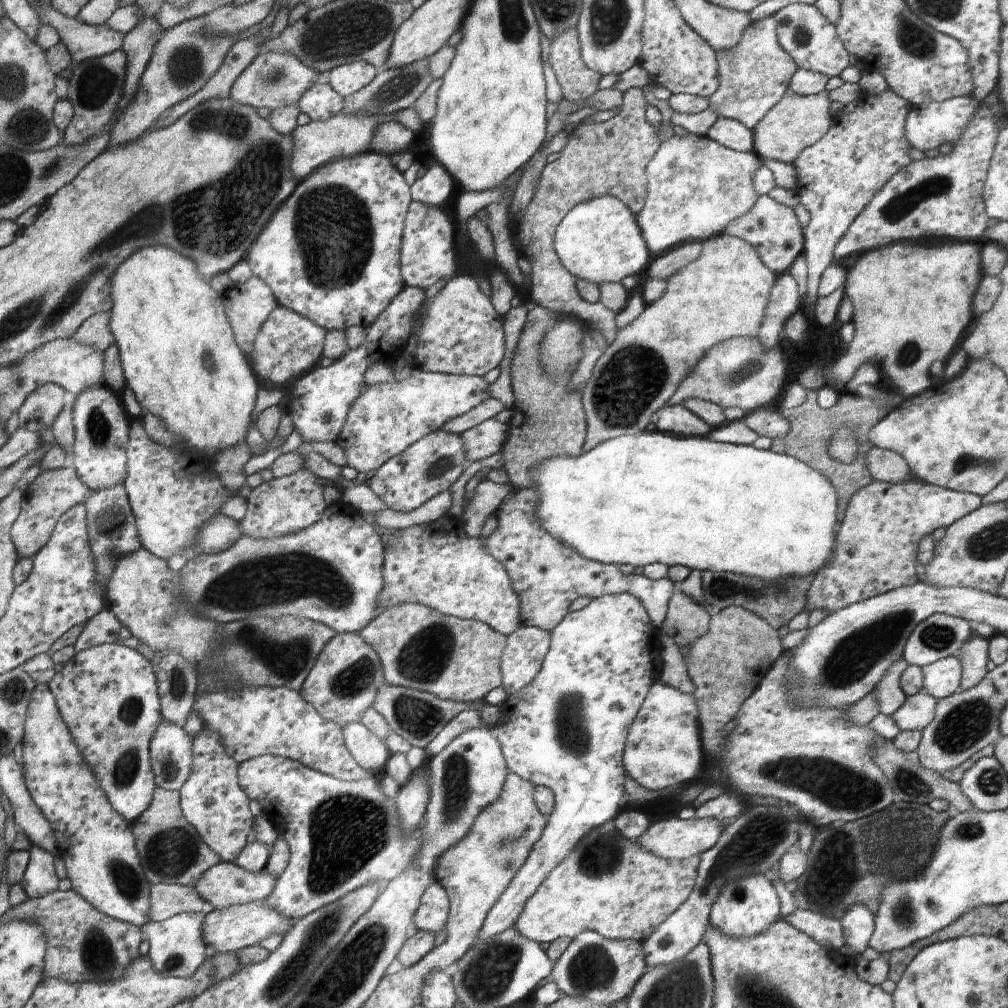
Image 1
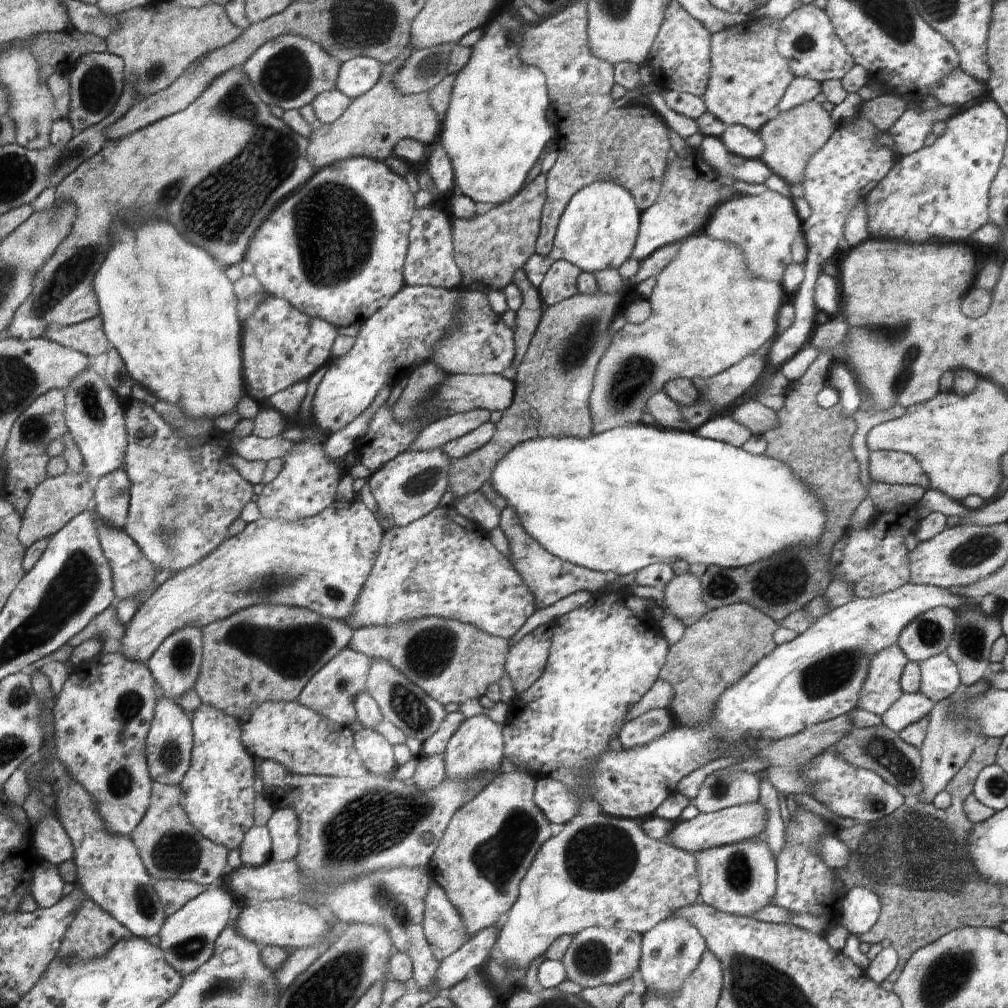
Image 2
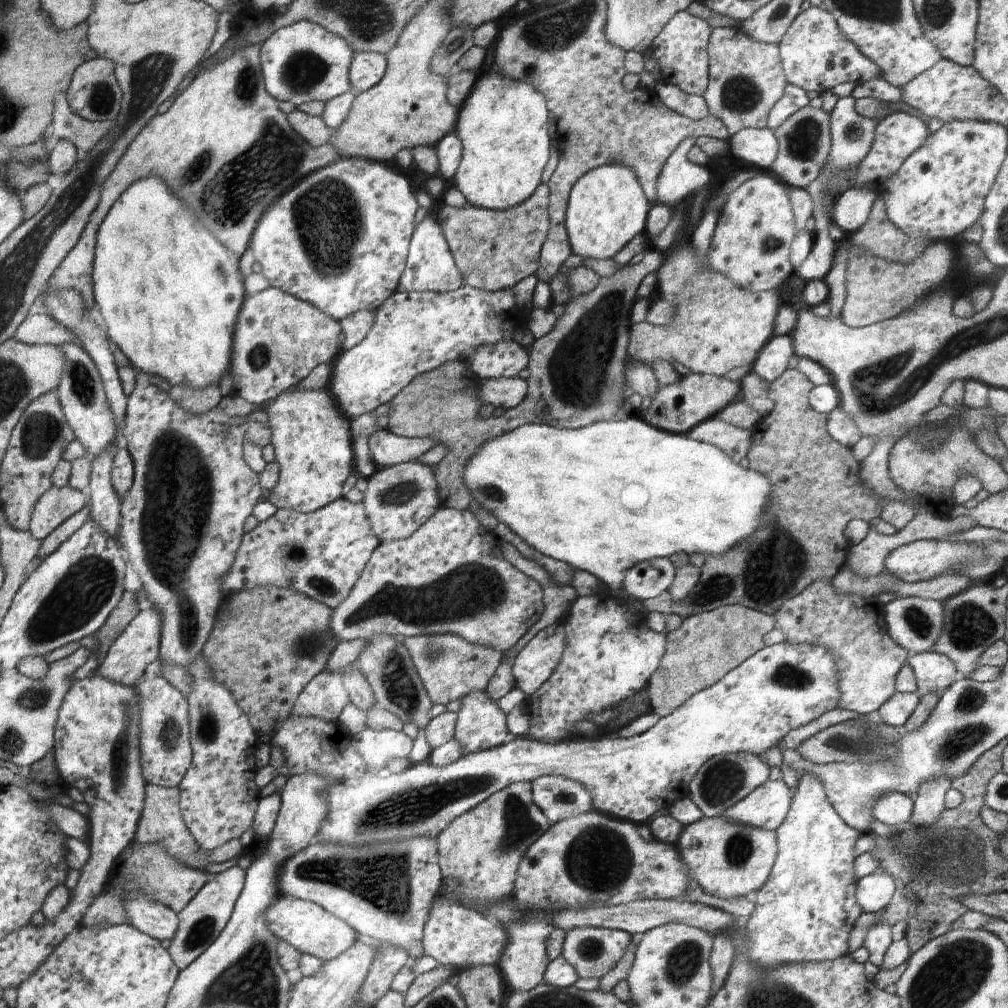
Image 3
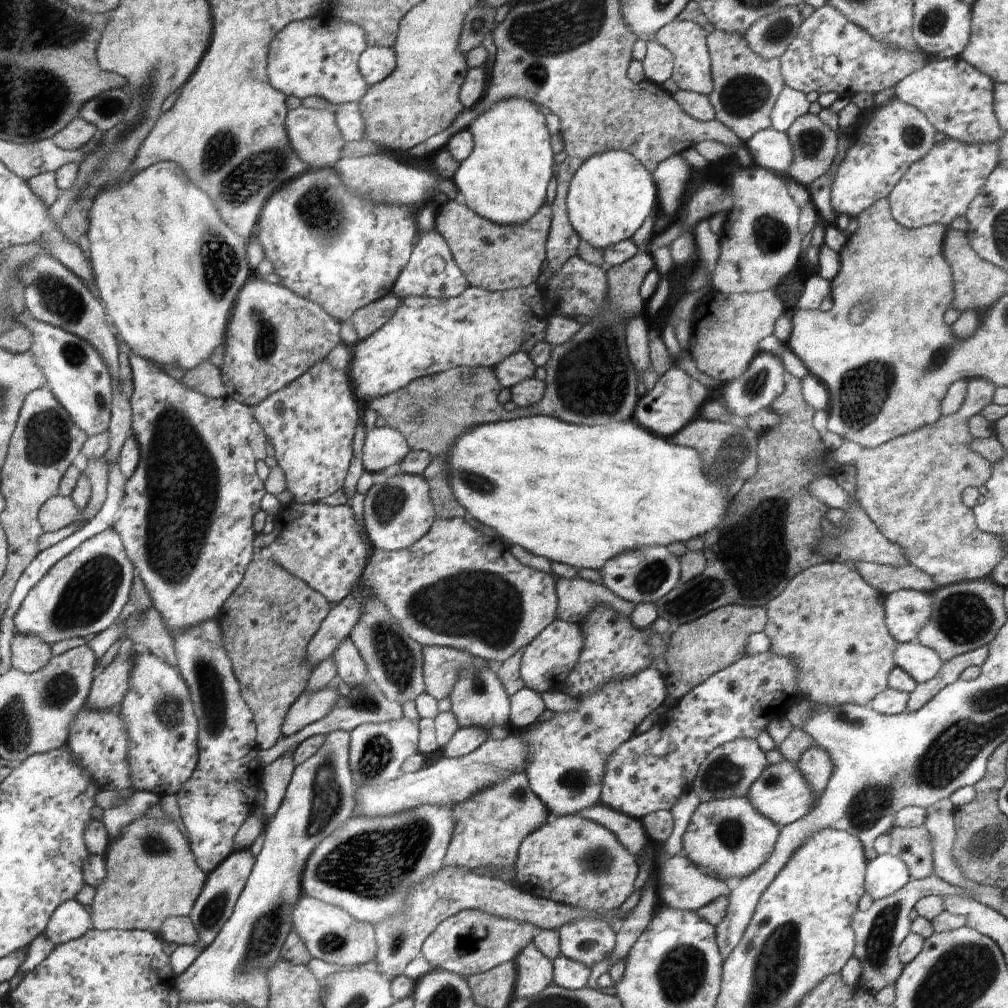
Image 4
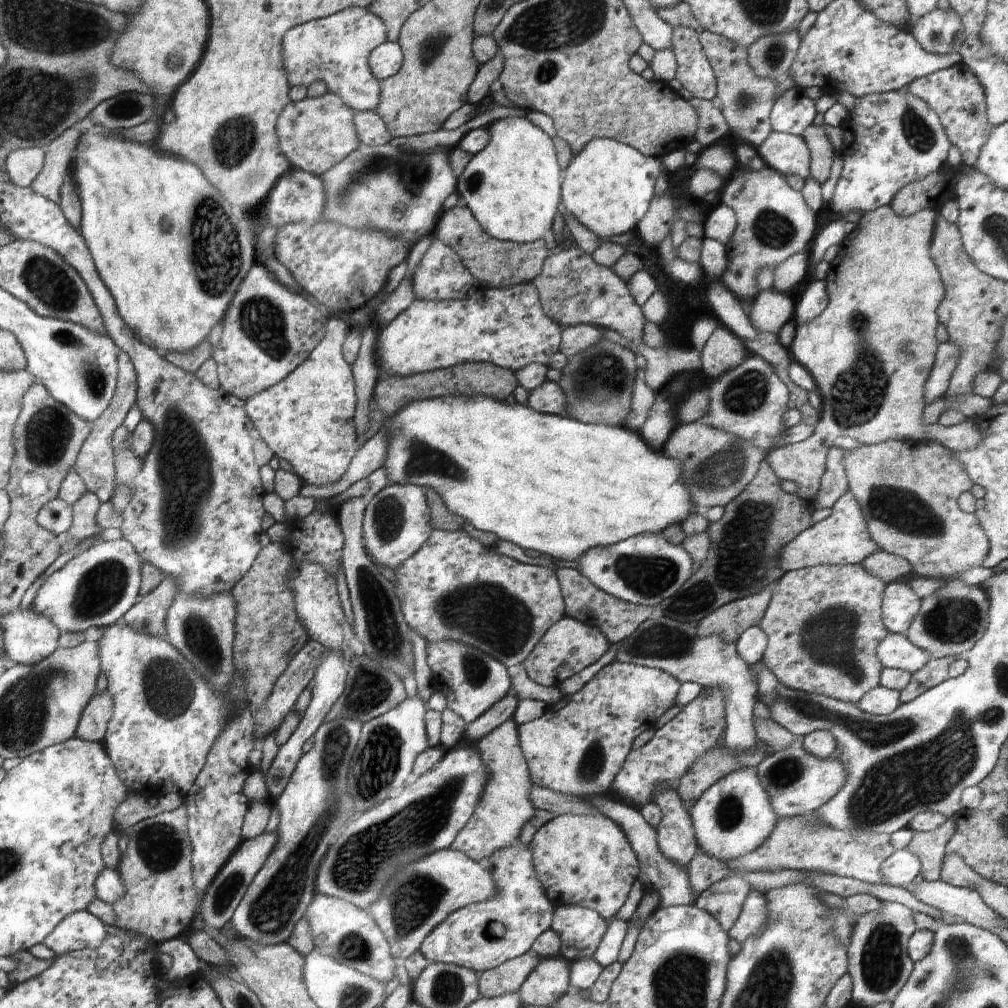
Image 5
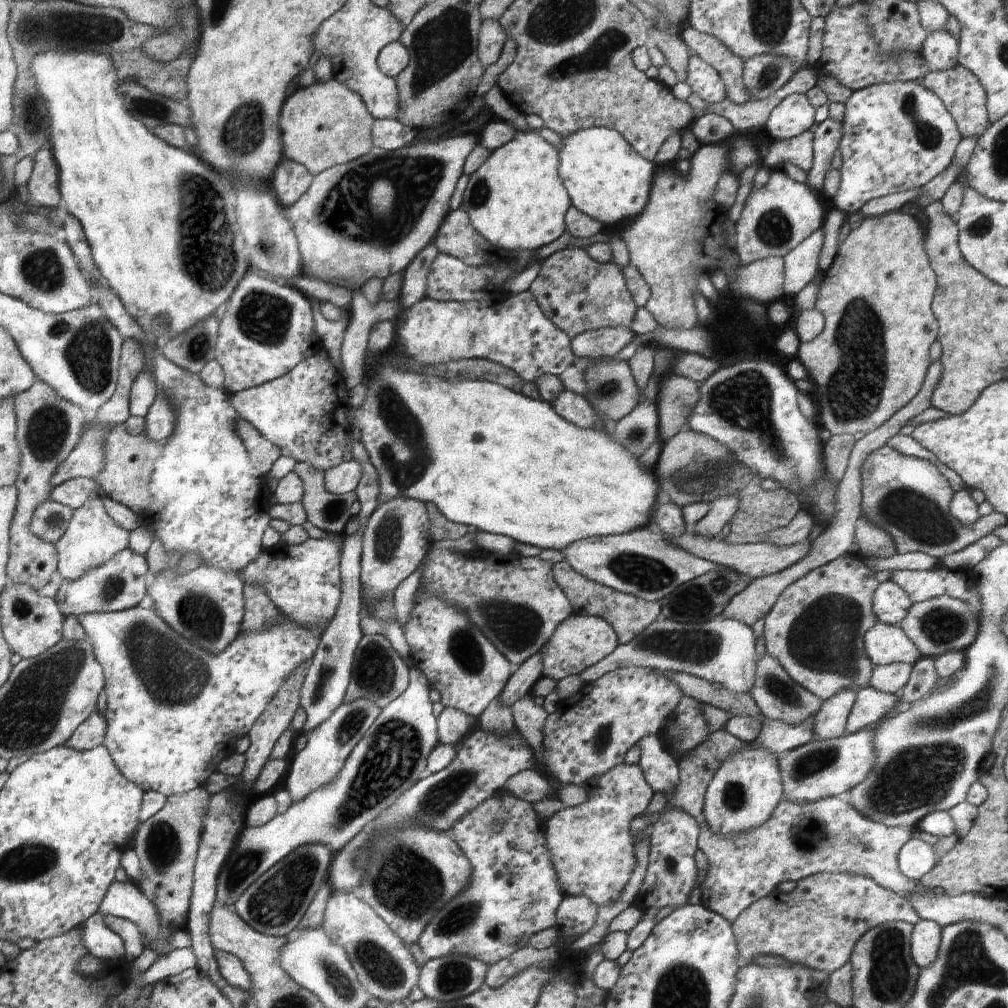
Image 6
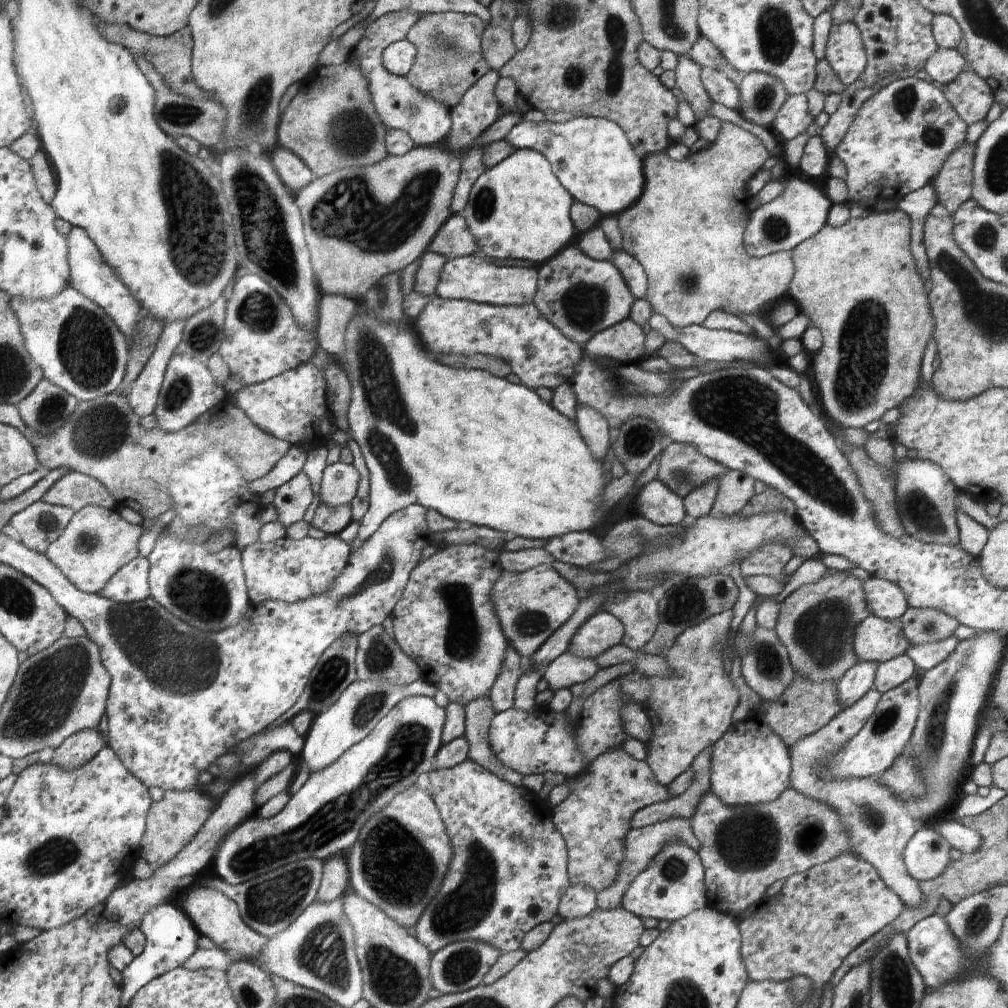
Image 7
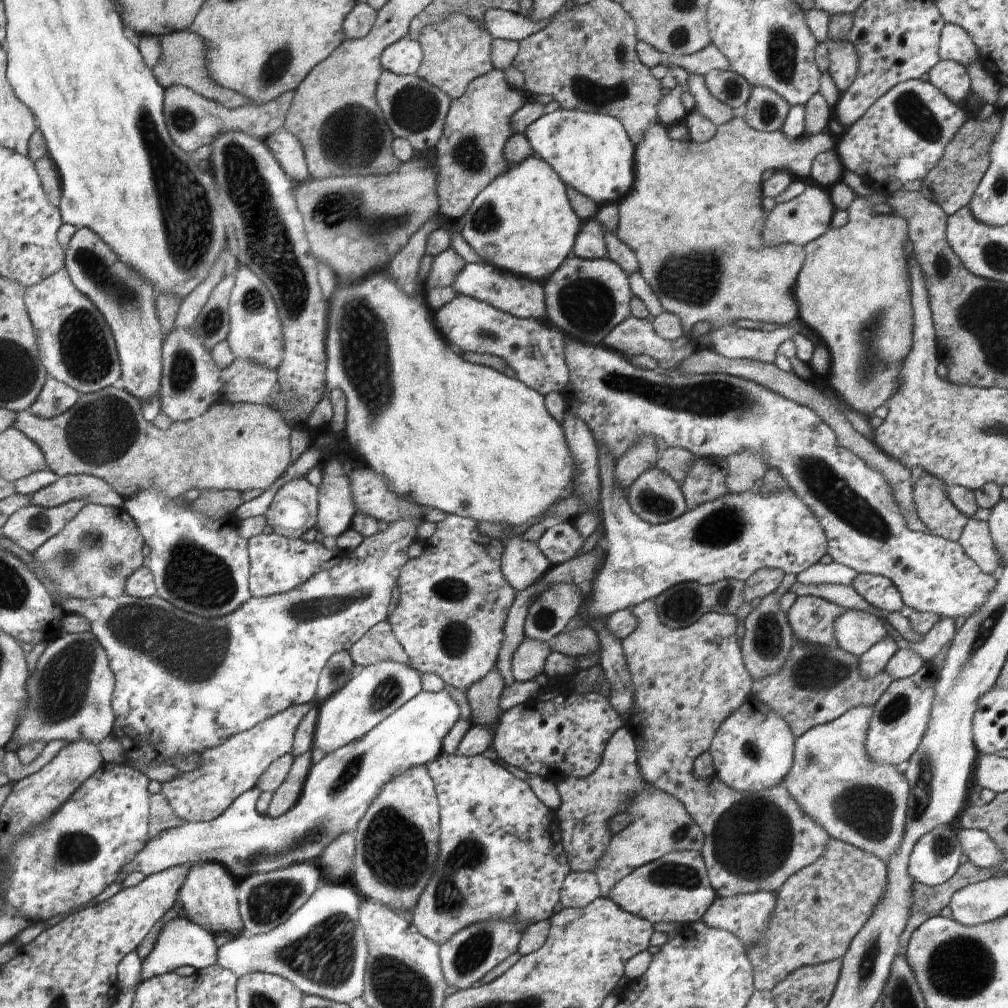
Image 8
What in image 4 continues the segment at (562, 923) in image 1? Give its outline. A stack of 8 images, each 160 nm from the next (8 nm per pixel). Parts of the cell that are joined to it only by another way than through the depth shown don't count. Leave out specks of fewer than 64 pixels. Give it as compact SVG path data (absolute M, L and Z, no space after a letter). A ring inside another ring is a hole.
M579 815L551 816L533 835L530 835L520 847L517 856L516 878L513 881L519 889L527 890L536 896L562 900L561 904L573 905L586 912L608 914L621 909L622 904L633 895L634 882L639 873L637 858L618 840L616 834L604 825L587 821ZM533 943L517 956L515 962L518 972L515 986L517 999L541 995L553 983L553 961Z

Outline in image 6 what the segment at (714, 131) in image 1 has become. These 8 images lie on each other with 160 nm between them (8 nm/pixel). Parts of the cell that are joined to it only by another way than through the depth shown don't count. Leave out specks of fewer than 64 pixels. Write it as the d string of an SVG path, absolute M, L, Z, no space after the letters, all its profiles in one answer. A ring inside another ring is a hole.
M811 131L803 132L801 135L795 136L792 139L780 139L780 140L773 140L768 147L768 152L762 158L762 166L768 168L770 171L774 167L779 167L782 169L782 166L790 163L802 170L808 172L812 163L814 162L813 159L813 142L812 140L814 135Z

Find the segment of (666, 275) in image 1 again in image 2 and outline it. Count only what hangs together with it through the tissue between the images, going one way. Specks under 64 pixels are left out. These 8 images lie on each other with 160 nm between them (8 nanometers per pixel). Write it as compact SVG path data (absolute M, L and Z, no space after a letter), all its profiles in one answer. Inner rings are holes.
M680 244L667 245L654 252L649 259L640 261L638 272L624 282L623 290L612 294L601 291L595 294L578 293L545 311L530 348L518 361L518 375L513 381L516 398L513 405L504 411L502 419L495 424L492 440L463 458L452 460L448 490L454 495L454 499L479 491L484 482L493 477L494 468L500 463L502 456L506 456L522 442L562 436L588 438L593 434L593 382L602 358L613 344L608 338L608 326L612 324L618 310L618 300L625 290L636 288L644 280L655 278L669 267L670 262L678 255L678 246Z

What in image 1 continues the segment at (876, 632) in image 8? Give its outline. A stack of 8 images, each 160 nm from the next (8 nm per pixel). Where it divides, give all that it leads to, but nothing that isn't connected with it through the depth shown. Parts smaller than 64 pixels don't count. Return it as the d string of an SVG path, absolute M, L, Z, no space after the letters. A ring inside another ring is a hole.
M957 656L944 657L921 669L923 686L934 698L947 697L960 690L963 670Z

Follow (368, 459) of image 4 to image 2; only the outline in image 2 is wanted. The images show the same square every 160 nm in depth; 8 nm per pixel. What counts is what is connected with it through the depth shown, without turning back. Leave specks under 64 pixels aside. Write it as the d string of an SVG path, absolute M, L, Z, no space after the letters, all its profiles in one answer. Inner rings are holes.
M475 409L469 412L452 414L442 419L428 423L422 428L421 435L414 440L408 449L410 452L434 450L445 447L452 440L469 435L476 431L482 424L490 421L491 412L486 409Z

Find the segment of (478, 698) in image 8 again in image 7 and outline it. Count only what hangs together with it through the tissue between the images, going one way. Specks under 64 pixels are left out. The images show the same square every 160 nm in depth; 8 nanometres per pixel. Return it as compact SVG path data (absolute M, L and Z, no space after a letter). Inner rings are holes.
M484 696L467 704L463 737L470 744L468 758L505 781L520 786L523 775L506 768L492 752L489 743L489 728L495 714L489 696Z

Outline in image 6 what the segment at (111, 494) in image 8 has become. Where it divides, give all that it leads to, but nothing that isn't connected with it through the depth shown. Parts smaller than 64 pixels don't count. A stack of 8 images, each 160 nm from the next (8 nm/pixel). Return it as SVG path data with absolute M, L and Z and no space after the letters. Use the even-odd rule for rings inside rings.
M76 477L62 484L56 485L52 490L52 500L68 505L76 512L88 499L102 497L101 486L94 479Z

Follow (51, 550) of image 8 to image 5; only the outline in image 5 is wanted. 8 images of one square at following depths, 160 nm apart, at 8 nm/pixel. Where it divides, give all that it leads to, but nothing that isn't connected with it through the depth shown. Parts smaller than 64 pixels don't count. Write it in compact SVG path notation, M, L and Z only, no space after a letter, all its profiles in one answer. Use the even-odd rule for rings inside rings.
M89 491L73 505L73 527L60 537L62 554L76 551L77 555L84 552L82 544L87 544L90 538L94 538L94 536L98 536L98 532L102 532L102 528L98 528L98 524L96 524L100 506L100 498Z

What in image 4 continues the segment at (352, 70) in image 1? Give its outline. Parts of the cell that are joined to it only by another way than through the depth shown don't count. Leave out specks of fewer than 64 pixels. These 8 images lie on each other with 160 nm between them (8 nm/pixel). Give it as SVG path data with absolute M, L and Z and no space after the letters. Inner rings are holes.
M369 45L361 56L360 68L369 86L375 86L393 75L397 68L397 54L393 47Z

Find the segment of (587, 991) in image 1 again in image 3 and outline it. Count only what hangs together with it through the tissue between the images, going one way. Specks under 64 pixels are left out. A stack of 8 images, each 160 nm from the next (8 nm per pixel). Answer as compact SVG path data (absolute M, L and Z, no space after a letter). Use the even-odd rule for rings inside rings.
M574 927L565 933L561 955L564 957L564 960L573 965L576 972L578 972L578 976L585 979L601 979L619 963L619 960L633 943L633 938L636 937L629 932L618 929Z

